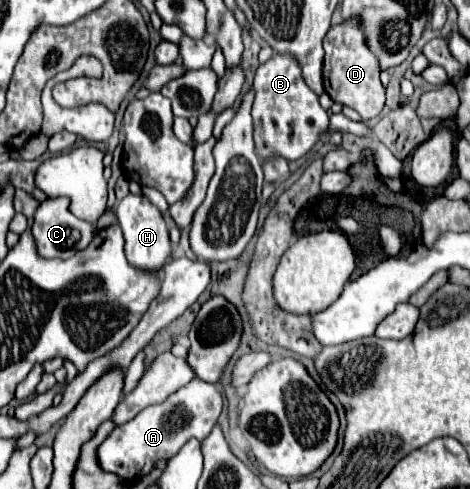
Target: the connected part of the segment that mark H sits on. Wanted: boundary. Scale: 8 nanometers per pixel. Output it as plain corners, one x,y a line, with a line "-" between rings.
128,194
116,208
118,224
126,238
126,258
132,266
140,270
160,270
168,262
168,256
172,252
170,248
170,236
168,226
164,222
164,216
160,210
144,196
144,194

